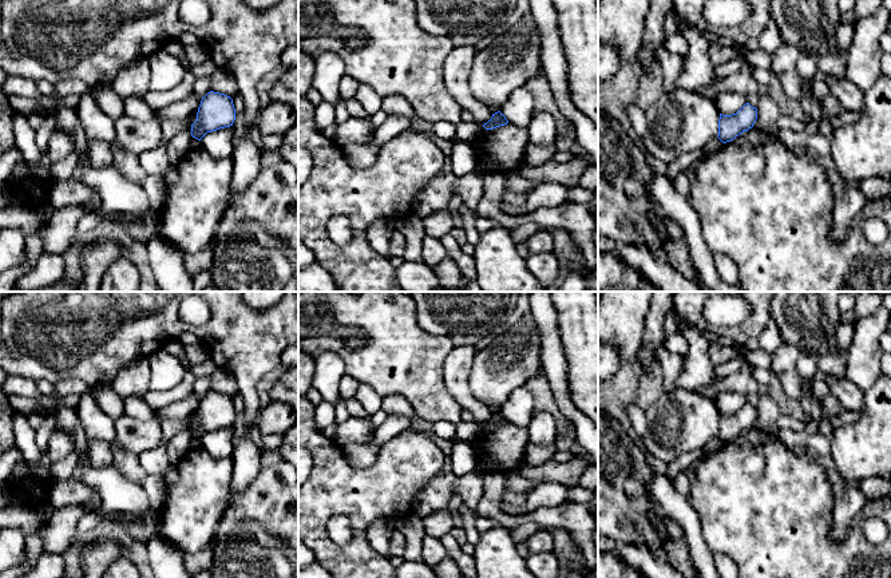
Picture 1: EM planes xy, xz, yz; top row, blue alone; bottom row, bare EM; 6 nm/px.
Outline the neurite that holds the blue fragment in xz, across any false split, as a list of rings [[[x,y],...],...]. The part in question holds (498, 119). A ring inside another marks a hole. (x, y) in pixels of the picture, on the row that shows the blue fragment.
[[[498,111],[498,112],[492,114],[491,119],[487,123],[484,123],[483,127],[486,130],[492,130],[492,128],[500,127],[500,126],[504,126],[507,123],[508,123],[508,120],[506,119],[506,116],[500,111]]]

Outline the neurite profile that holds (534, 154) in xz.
[[[528,142],[524,151],[524,162],[531,166],[539,166],[550,162],[555,153],[555,144],[539,146]]]

